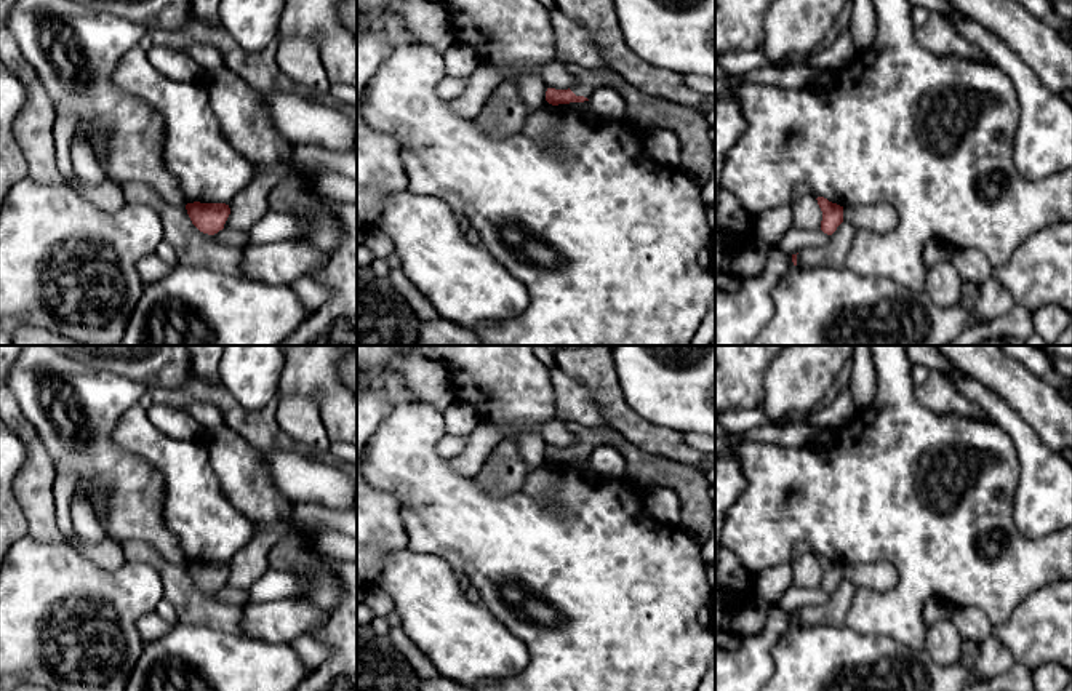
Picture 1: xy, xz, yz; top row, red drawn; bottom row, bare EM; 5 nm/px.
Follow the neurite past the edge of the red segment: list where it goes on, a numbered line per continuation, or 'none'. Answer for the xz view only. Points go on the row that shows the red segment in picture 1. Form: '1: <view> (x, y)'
1: xz (696, 162)

